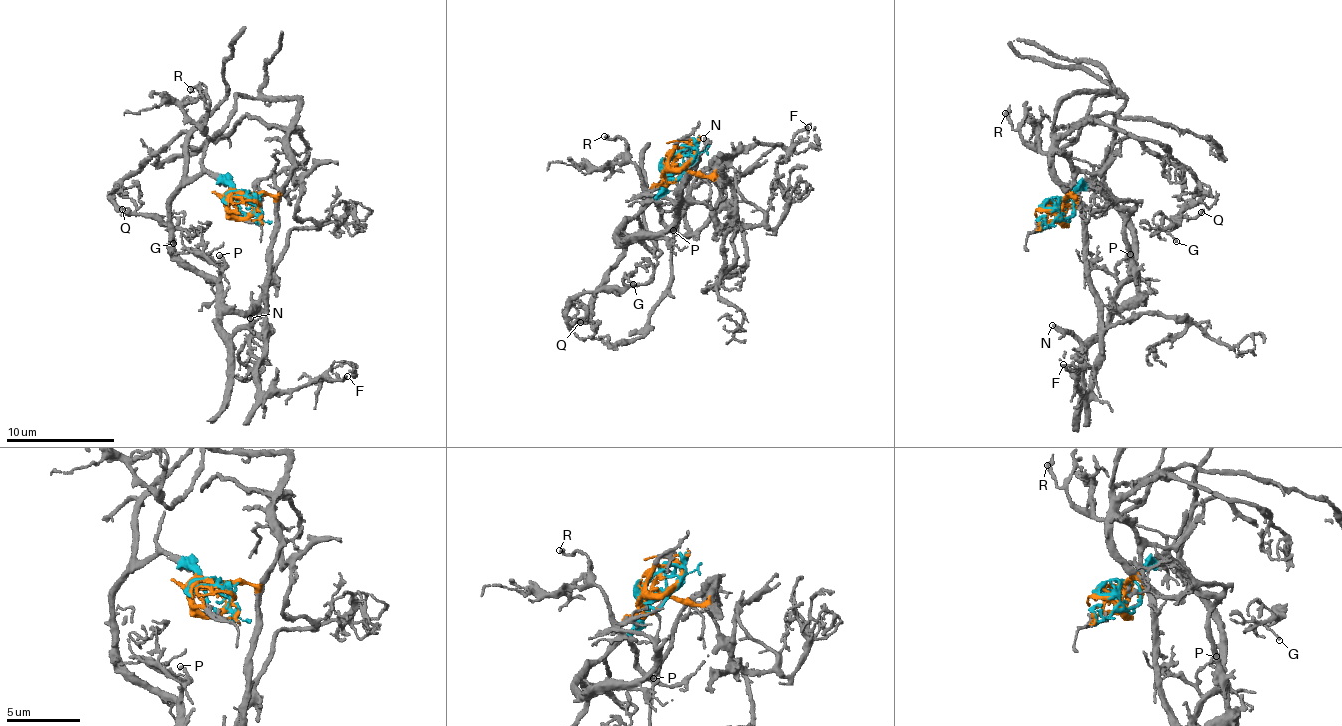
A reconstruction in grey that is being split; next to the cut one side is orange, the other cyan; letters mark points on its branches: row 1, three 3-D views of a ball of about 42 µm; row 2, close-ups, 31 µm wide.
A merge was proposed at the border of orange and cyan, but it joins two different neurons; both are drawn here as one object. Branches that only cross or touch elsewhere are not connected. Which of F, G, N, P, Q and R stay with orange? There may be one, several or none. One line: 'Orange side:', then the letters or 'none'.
Orange side: F, R

